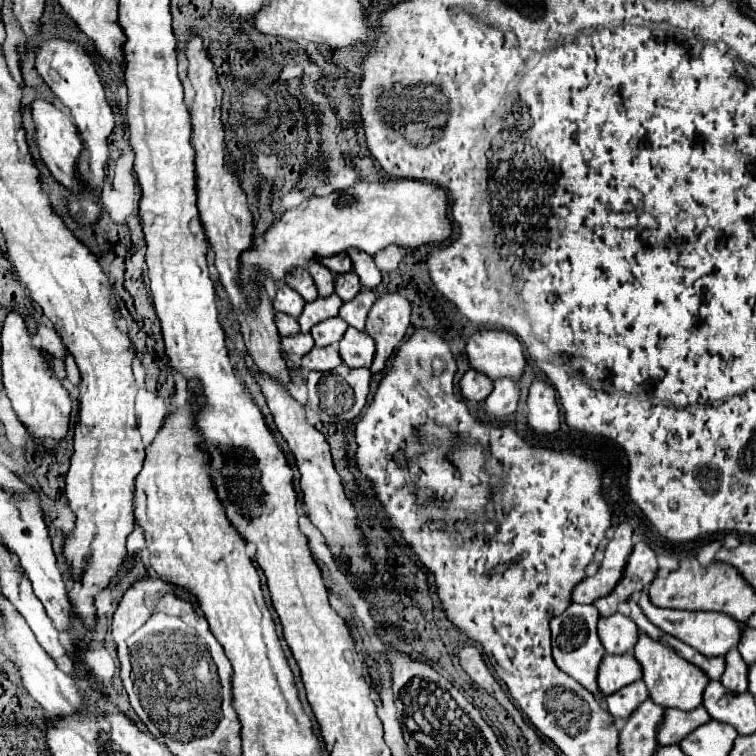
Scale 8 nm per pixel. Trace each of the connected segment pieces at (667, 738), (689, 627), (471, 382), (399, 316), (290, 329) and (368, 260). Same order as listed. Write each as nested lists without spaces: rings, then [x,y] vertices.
[[[703,705],[689,711],[689,713],[681,711],[681,709],[667,709],[665,711],[665,721],[663,721],[663,725],[659,727],[659,733],[657,733],[657,741],[659,741],[659,745],[679,743],[693,729],[707,723],[709,719],[711,717],[709,717],[709,713],[705,713]]]
[[[639,593],[639,607],[647,615],[647,619],[659,627],[661,631],[677,637],[679,641],[691,645],[705,657],[717,657],[725,655],[729,649],[737,647],[737,641],[741,639],[741,633],[747,625],[741,625],[739,621],[733,621],[733,617],[725,617],[725,613],[685,613],[685,611],[673,611],[673,609],[657,609],[647,593]]]
[[[469,369],[459,381],[459,389],[467,401],[485,401],[485,397],[493,391],[493,383],[483,373]]]
[[[397,293],[381,295],[369,311],[365,331],[375,339],[375,359],[371,365],[371,373],[381,373],[405,337],[409,327],[411,305],[405,297]]]
[[[275,313],[275,325],[279,329],[279,333],[285,335],[297,335],[299,333],[299,323],[295,317],[289,317],[285,313]]]
[[[357,249],[347,251],[347,255],[353,261],[353,271],[359,275],[359,279],[361,279],[361,283],[365,287],[371,287],[373,289],[375,285],[379,285],[381,273],[379,273],[373,257],[369,257],[365,251],[357,251]]]

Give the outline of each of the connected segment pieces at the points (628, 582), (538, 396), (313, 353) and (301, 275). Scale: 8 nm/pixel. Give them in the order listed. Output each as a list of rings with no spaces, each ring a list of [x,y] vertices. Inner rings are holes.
[[[635,543],[631,555],[627,557],[623,579],[617,583],[617,587],[609,595],[593,601],[599,615],[601,617],[613,615],[617,611],[617,603],[629,599],[633,593],[643,591],[645,585],[653,581],[655,573],[657,573],[655,553],[645,543]]]
[[[533,381],[527,397],[527,407],[527,421],[535,433],[555,433],[559,429],[559,405],[551,385]]]
[[[331,345],[331,347],[313,347],[303,359],[301,359],[301,367],[307,371],[331,371],[335,367],[339,367],[341,355],[339,351]]]
[[[295,269],[285,277],[285,283],[295,289],[305,301],[313,301],[317,299],[317,289],[313,285],[313,279],[309,277],[307,269]]]

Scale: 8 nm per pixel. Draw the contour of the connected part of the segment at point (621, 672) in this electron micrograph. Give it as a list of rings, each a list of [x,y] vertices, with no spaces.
[[[629,653],[621,655],[621,657],[605,655],[599,665],[597,683],[605,697],[619,691],[625,685],[639,681],[639,679],[641,679],[641,663]]]

